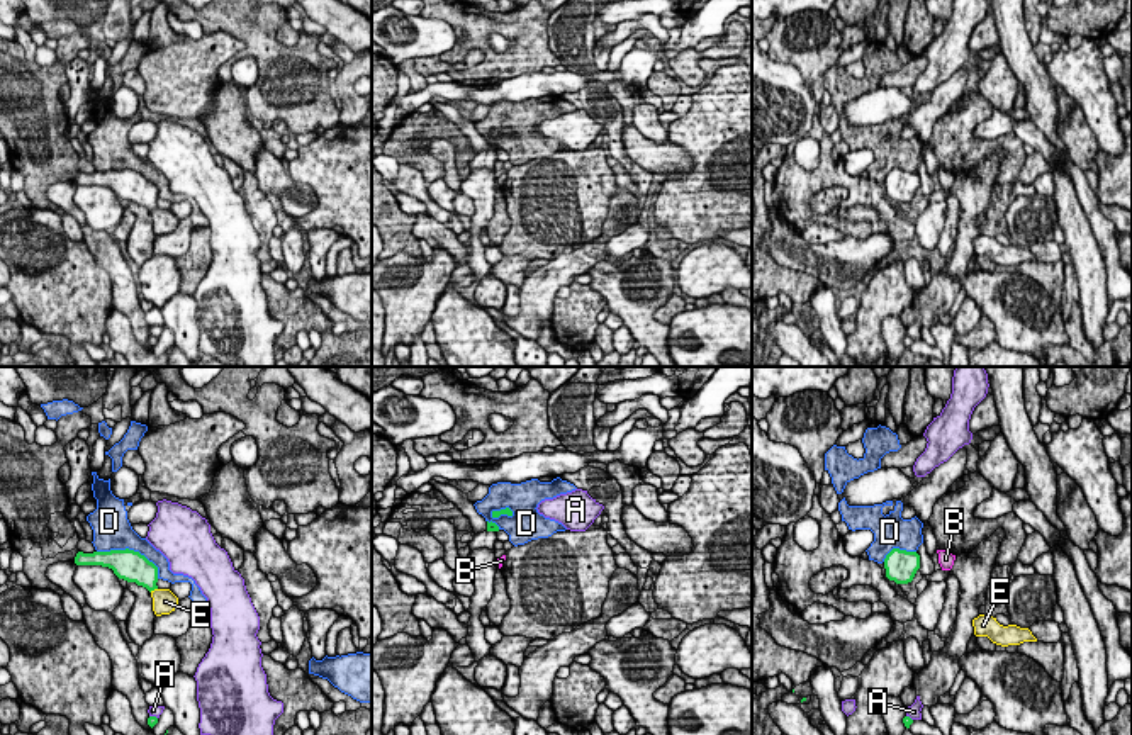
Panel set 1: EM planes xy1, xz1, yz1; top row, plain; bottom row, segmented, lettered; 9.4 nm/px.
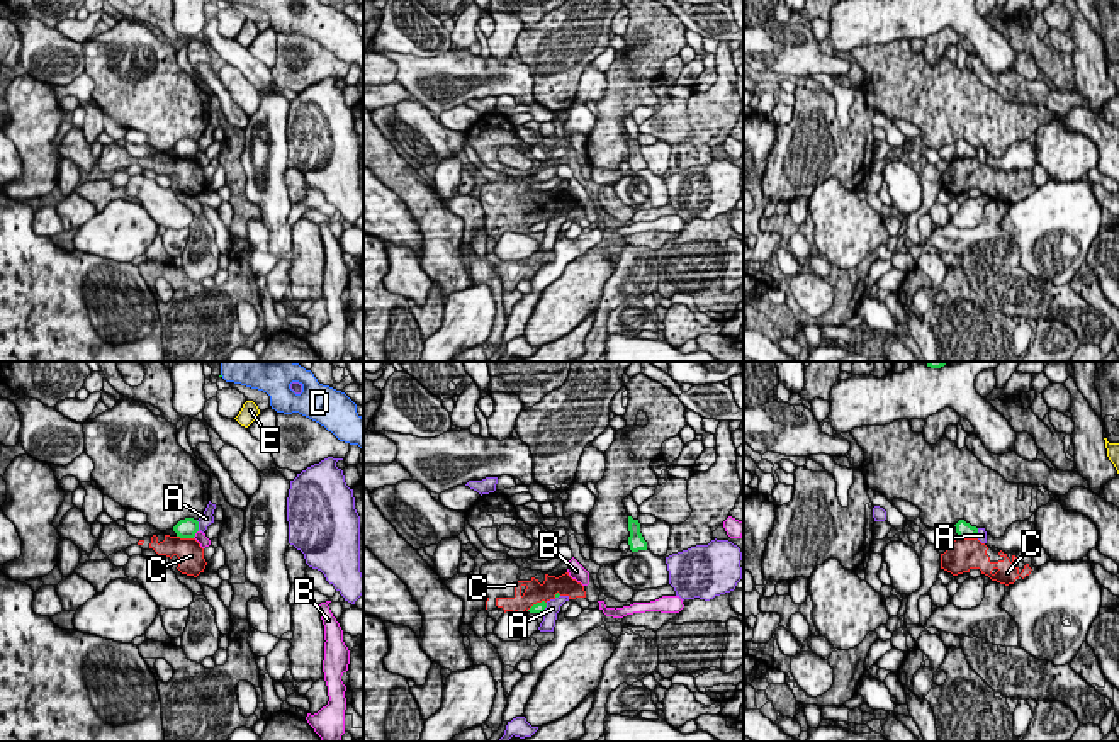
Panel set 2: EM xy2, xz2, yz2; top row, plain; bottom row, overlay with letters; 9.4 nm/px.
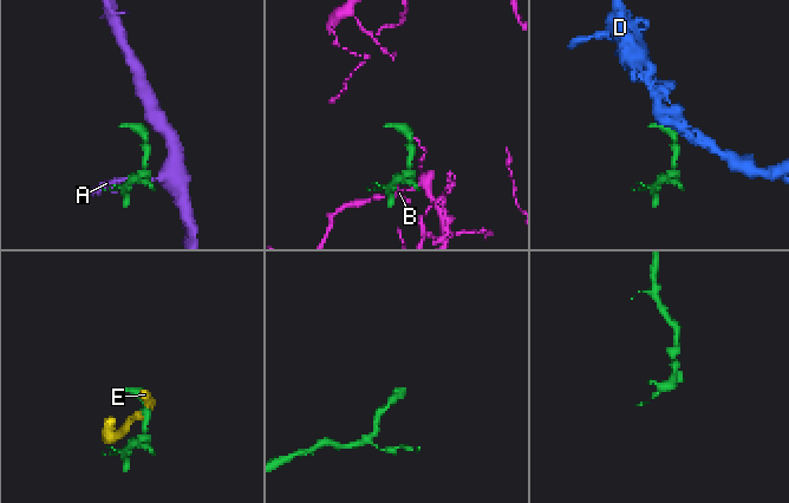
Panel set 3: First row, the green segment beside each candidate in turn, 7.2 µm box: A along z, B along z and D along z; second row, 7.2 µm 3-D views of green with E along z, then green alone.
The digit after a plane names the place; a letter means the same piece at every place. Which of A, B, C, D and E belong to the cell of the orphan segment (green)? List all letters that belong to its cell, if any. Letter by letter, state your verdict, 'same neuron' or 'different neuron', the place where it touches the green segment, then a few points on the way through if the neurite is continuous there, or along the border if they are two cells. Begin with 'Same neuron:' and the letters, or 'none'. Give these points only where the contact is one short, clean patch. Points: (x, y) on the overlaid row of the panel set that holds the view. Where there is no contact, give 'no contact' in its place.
Same neuron: none
A: different neuron; contact xy2 (197, 525)
B: different neuron; contact xy2 (196, 532)
C: different neuron; contact yz2 (967, 537)
D: different neuron; contact xy1 (133, 550)
E: different neuron; contact xy1 (153, 589)

